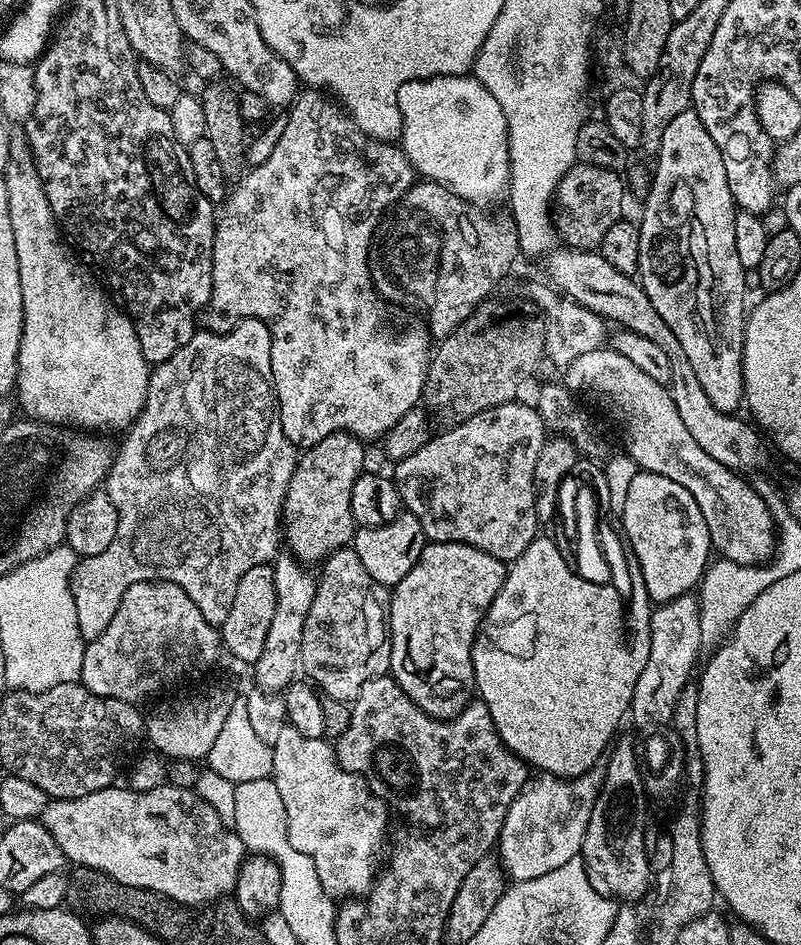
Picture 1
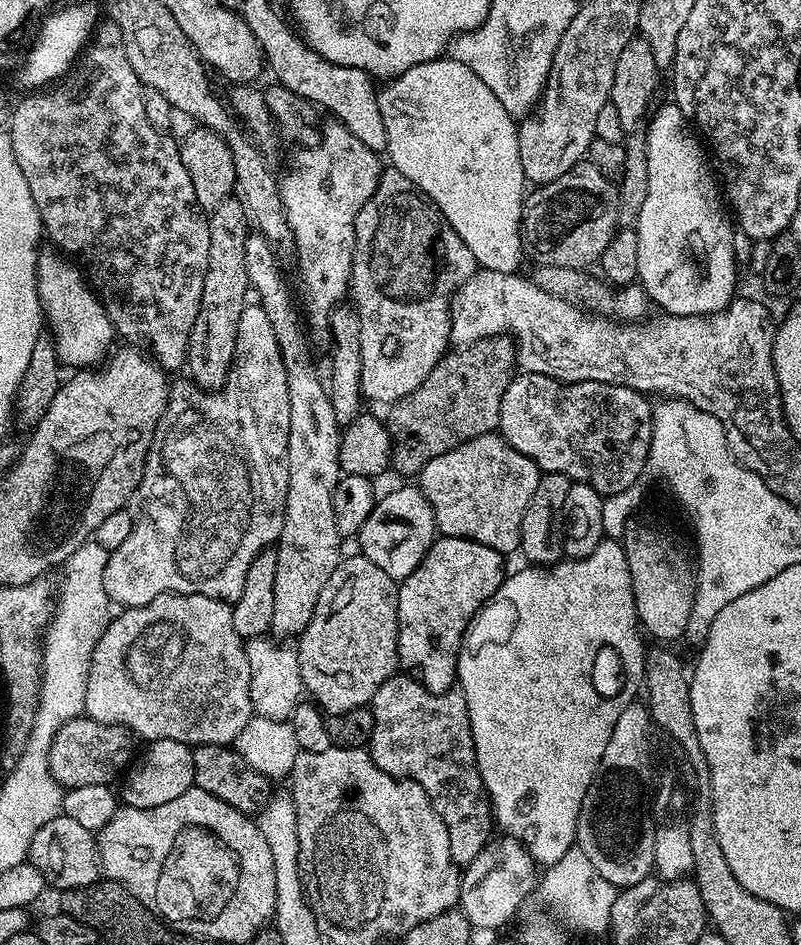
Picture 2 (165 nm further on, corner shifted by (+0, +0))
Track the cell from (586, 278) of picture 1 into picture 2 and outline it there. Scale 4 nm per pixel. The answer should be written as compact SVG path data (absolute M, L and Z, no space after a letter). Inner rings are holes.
M441 58L438 60L431 60L430 62L426 62L425 64L419 64L418 66L411 67L410 70L406 70L402 73L402 75L398 75L389 79L385 84L387 84L384 88L383 86L379 89L378 100L380 106L380 114L382 114L382 120L384 120L384 126L386 128L386 136L387 136L387 155L390 156L390 160L392 162L391 167L402 174L406 175L406 178L409 178L416 186L418 186L423 192L423 194L428 198L433 204L436 205L436 208L441 212L441 217L445 220L445 223L448 223L451 228L458 234L460 238L464 241L466 246L470 248L470 252L474 254L474 258L476 260L477 265L481 269L490 269L494 270L498 273L517 273L520 268L520 264L522 260L525 259L525 252L523 250L523 240L520 234L520 226L521 226L521 214L523 212L523 203L526 199L526 181L524 178L524 171L522 170L522 160L521 154L518 151L518 124L515 120L515 117L511 116L511 114L506 110L504 106L502 106L502 102L495 97L494 92L490 90L489 86L486 85L486 82L482 81L482 78L478 77L478 74L474 72L470 68L470 66L462 66L462 62L458 62L457 60L451 58Z

